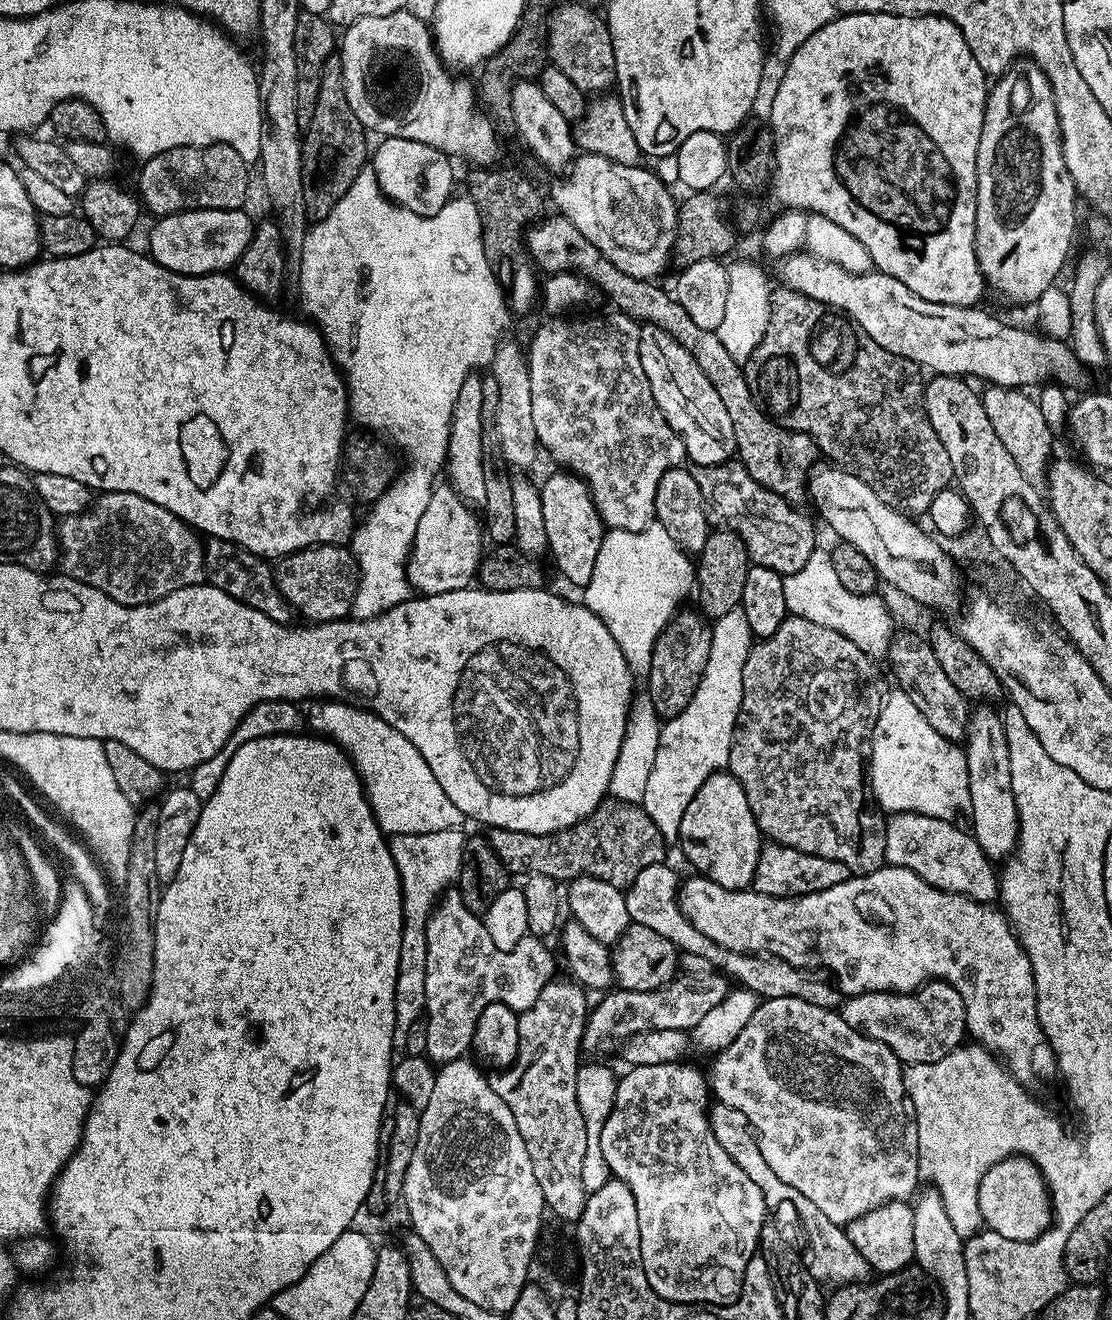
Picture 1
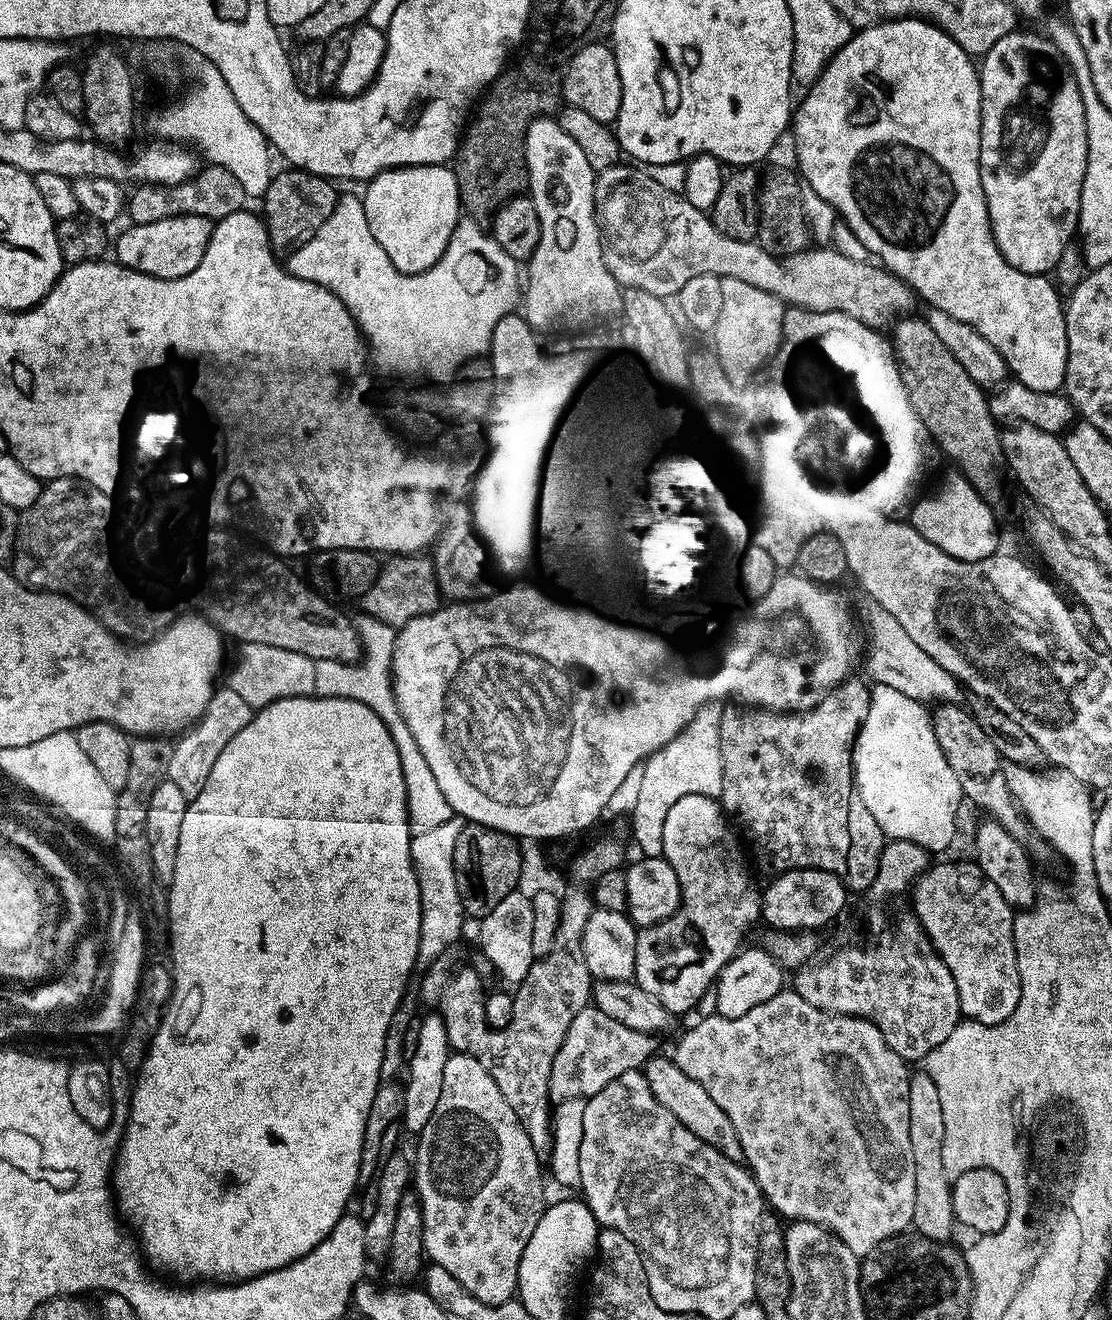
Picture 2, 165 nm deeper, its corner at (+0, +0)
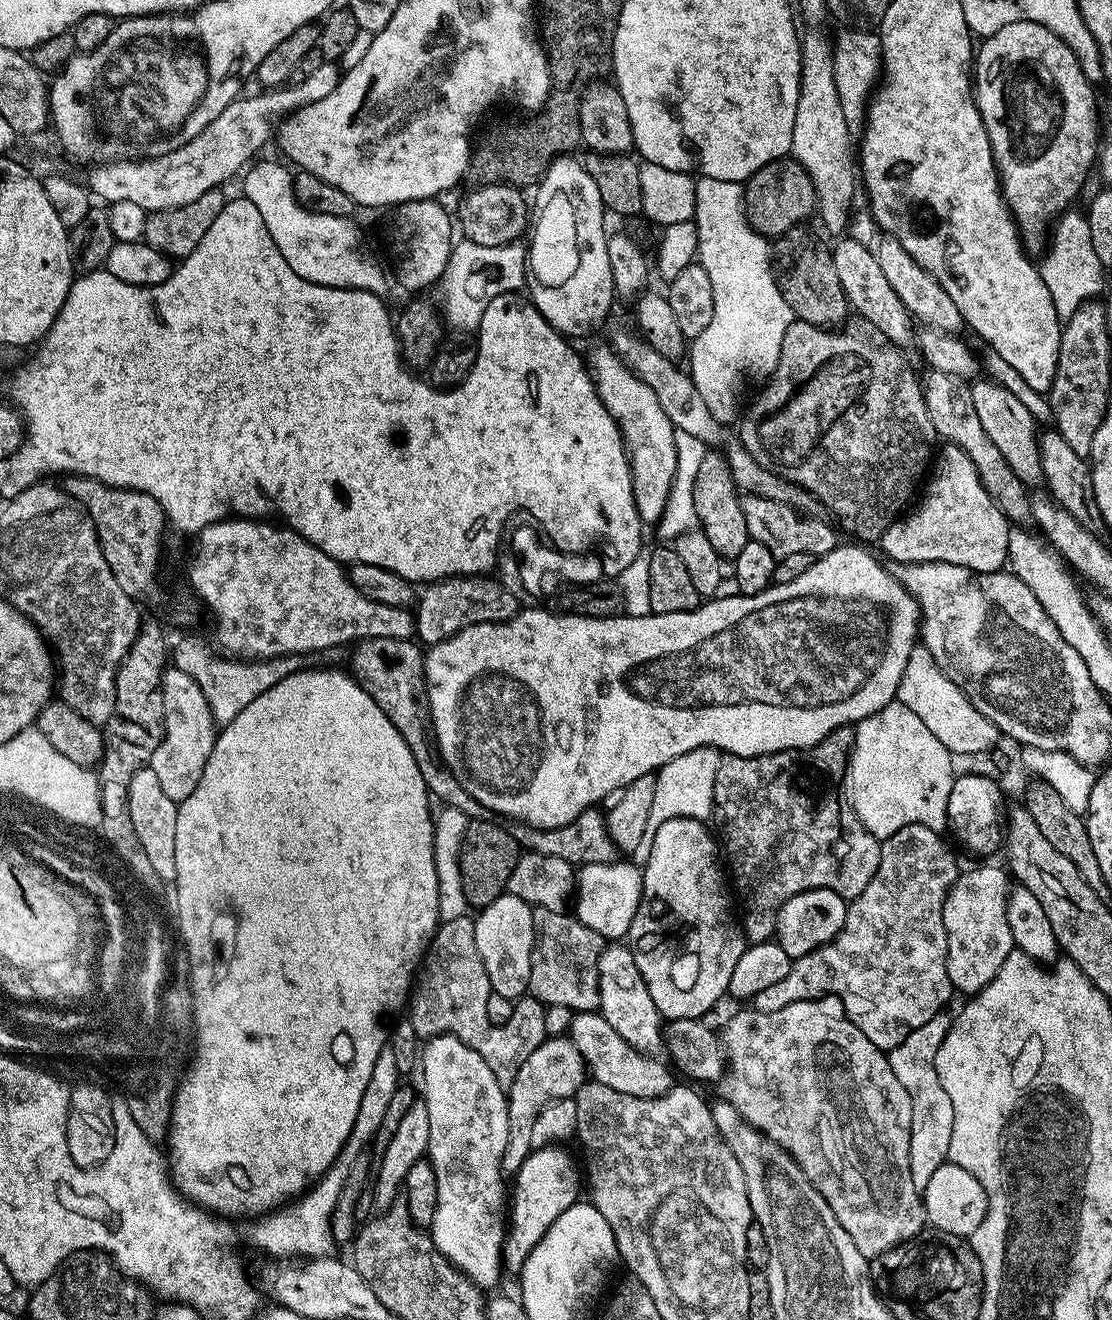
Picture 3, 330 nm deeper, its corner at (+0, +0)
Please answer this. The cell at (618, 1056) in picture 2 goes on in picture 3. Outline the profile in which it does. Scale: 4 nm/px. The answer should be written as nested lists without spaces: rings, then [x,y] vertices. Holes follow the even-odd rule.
[[[560,1036],[546,1038],[522,1062],[514,1082],[507,1085],[508,1121],[510,1122],[510,1134],[506,1142],[506,1154],[502,1158],[502,1169],[505,1173],[514,1174],[526,1162],[530,1151],[530,1130],[534,1126],[534,1118],[550,1102],[555,1100],[571,1100],[576,1091],[586,1083],[586,1065],[578,1046],[574,1046],[571,1038],[564,1040]]]

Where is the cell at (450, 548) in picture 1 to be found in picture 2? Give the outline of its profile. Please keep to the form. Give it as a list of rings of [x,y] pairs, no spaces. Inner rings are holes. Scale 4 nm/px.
[[[393,555],[389,564],[380,569],[380,576],[374,586],[362,597],[363,611],[378,618],[384,624],[399,626],[418,618],[422,614],[431,614],[441,607],[440,587],[436,584],[436,574],[432,571],[432,561],[427,555]]]

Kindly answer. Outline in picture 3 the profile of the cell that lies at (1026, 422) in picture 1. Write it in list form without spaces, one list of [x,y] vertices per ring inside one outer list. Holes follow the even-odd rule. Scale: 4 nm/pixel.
[[[876,234],[871,237],[868,249],[878,261],[882,274],[886,274],[890,286],[894,286],[894,294],[902,298],[902,306],[906,306],[913,321],[930,328],[937,328],[939,332],[960,334],[965,331],[966,325],[962,314],[956,303],[950,299],[950,294],[946,294],[946,290],[938,286],[938,278],[934,278],[925,268],[918,266],[918,262],[914,262],[914,258],[910,258],[910,254],[902,250],[902,242],[887,234]]]

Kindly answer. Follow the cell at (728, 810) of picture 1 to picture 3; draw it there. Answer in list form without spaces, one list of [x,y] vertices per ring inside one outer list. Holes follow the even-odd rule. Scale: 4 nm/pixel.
[[[670,818],[656,828],[650,862],[642,866],[642,898],[626,937],[634,962],[638,962],[638,974],[642,974],[646,990],[650,990],[650,998],[654,998],[654,1006],[658,1006],[661,1017],[668,1022],[707,1017],[707,1012],[720,999],[725,999],[730,974],[734,974],[734,966],[738,966],[738,958],[742,958],[746,947],[741,925],[737,917],[736,920],[732,917],[732,904],[724,889],[726,872],[718,855],[718,840],[710,828],[708,833],[707,827],[709,825],[703,820]]]

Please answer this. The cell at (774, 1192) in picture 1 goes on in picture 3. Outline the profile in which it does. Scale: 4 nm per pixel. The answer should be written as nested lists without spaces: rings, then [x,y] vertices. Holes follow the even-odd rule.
[[[599,1011],[578,1012],[571,1018],[570,1038],[574,1046],[578,1046],[591,1079],[602,1086],[610,1086],[610,1090],[618,1090],[618,1094],[630,1094],[634,1098],[658,1098],[673,1088],[673,1069],[663,1059],[656,1060],[660,1058],[630,1046],[630,1042],[626,1042],[626,1038],[622,1038]]]

